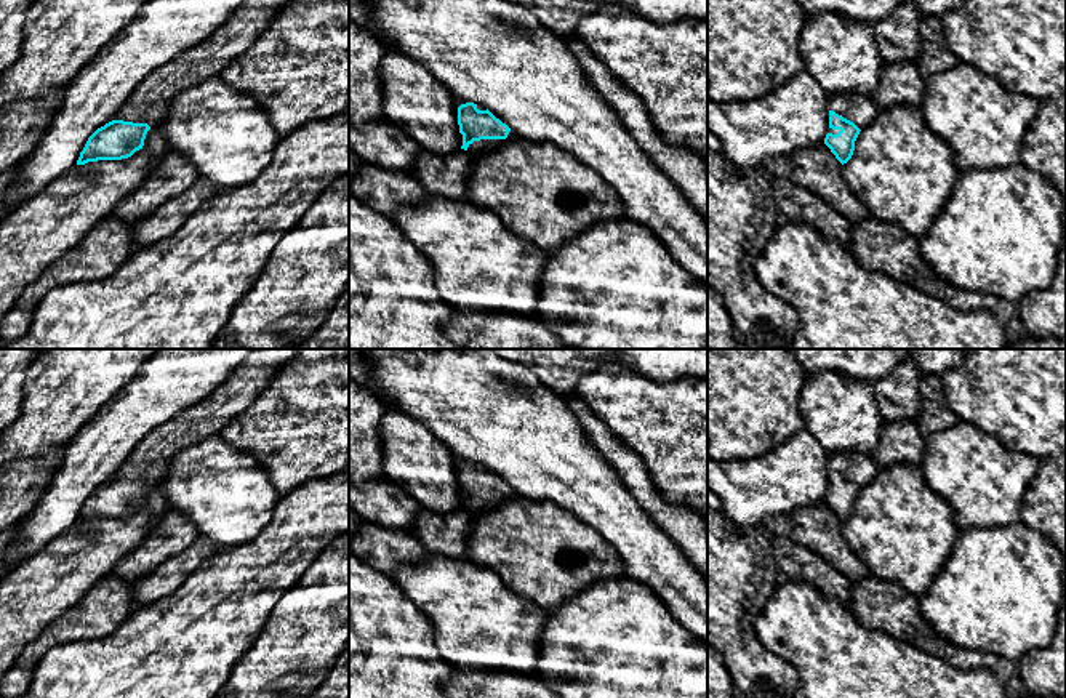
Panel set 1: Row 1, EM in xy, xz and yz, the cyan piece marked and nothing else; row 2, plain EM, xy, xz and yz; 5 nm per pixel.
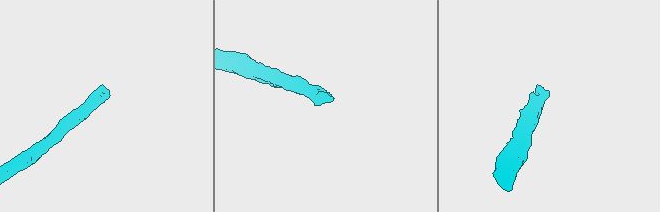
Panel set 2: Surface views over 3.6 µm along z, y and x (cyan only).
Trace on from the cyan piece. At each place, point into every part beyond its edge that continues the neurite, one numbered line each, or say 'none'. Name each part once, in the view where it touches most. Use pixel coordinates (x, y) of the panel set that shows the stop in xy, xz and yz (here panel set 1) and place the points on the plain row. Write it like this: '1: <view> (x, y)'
1: xz (484, 503)

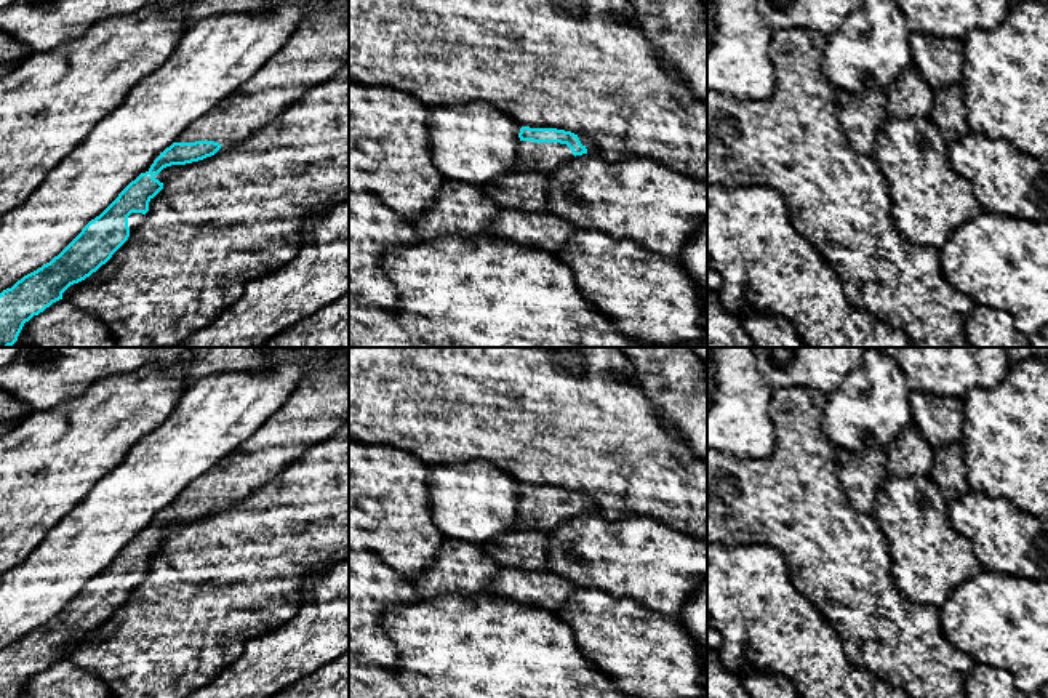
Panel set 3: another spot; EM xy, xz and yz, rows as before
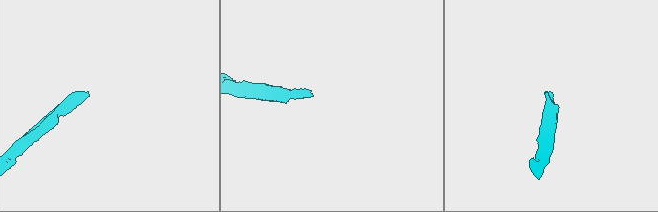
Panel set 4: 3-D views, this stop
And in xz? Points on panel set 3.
1: xz (546, 516)

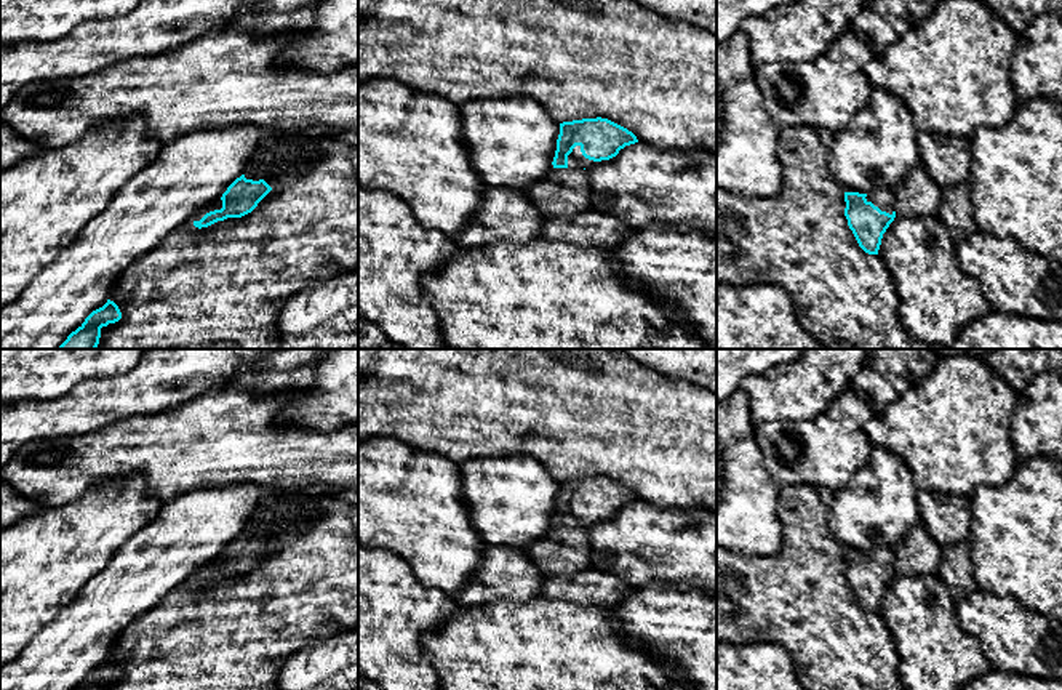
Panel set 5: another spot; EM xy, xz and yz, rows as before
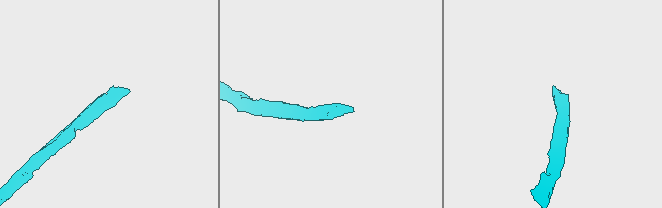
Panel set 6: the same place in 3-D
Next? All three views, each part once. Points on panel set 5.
1: xz (574, 517)

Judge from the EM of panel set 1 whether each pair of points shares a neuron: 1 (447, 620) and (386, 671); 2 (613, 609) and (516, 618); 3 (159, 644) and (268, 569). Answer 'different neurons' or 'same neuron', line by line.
1: different neurons
2: different neurons
3: same neuron

